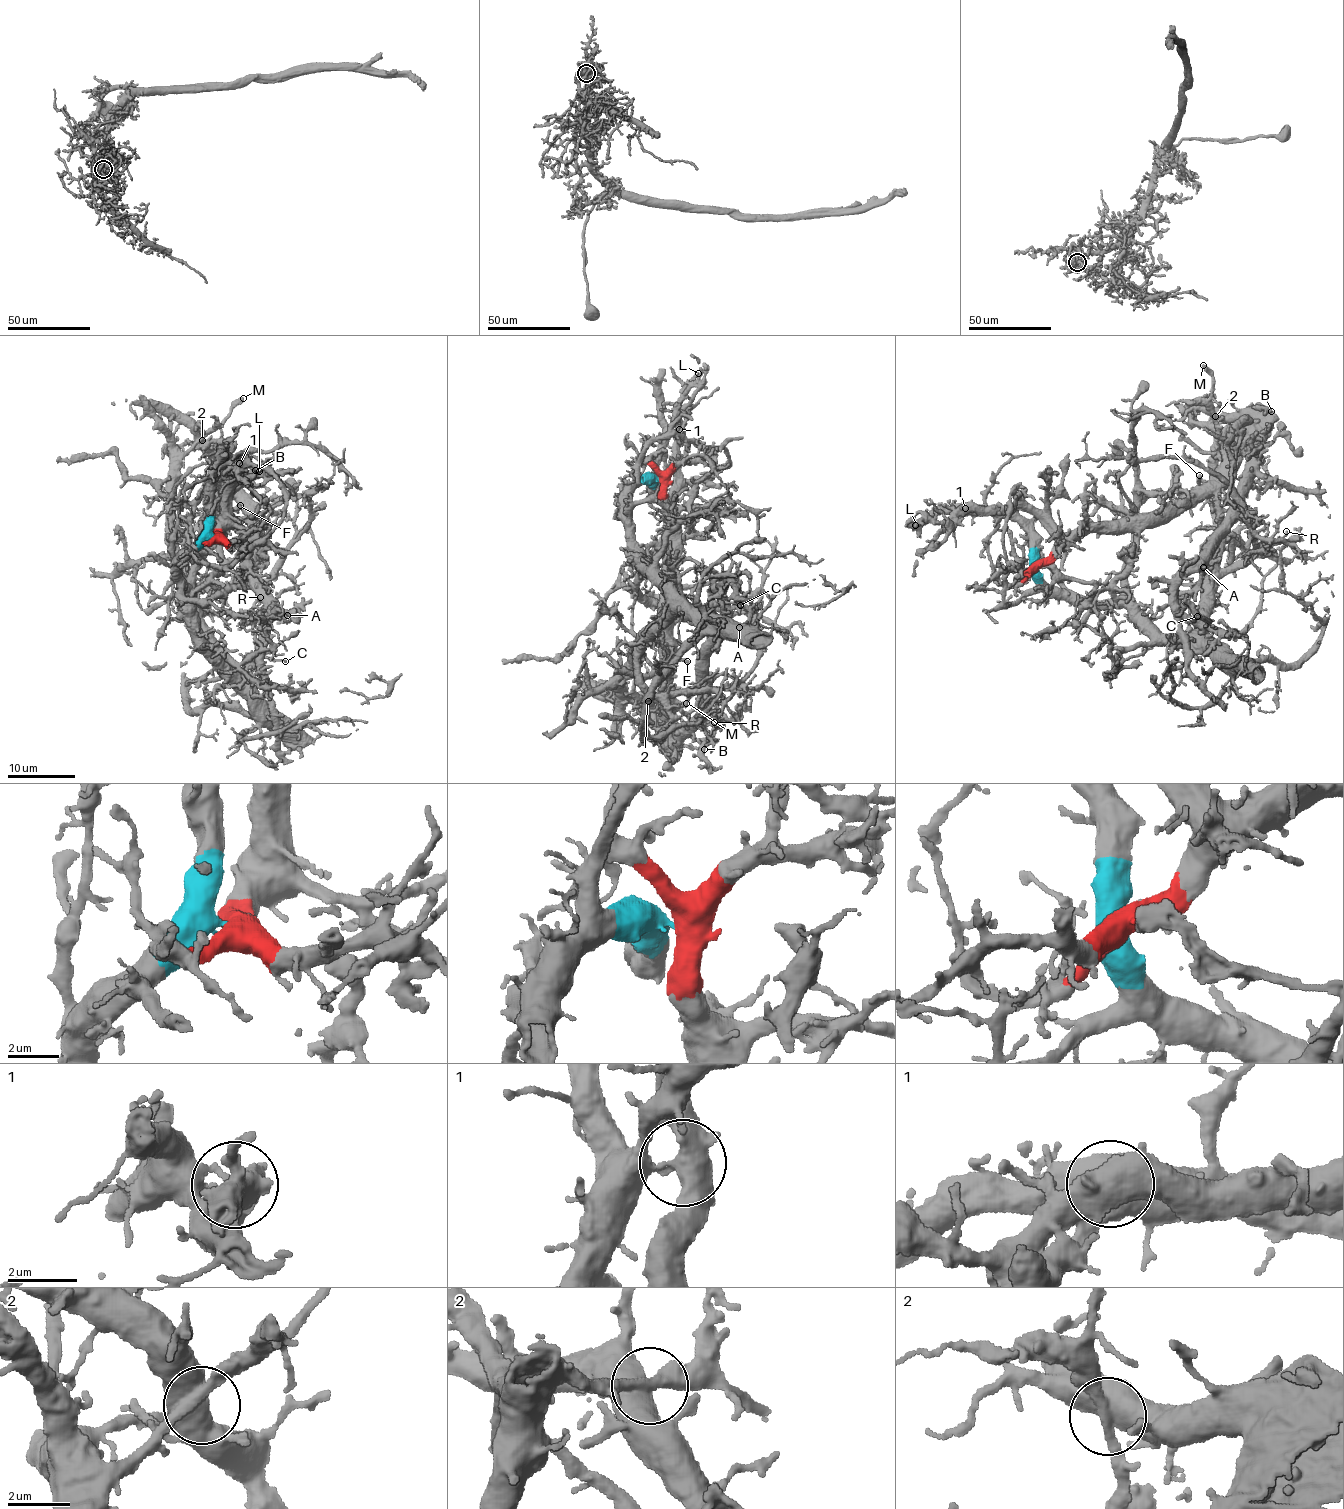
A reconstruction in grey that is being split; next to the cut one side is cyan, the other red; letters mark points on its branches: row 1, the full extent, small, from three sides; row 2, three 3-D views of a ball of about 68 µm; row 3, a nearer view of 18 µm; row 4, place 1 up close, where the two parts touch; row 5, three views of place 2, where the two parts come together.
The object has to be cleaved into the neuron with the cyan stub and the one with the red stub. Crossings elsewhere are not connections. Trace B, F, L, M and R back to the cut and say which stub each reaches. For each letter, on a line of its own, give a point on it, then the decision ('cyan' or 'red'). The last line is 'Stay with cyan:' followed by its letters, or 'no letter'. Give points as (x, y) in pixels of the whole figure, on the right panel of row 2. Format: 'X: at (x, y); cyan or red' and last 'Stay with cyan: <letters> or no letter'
B: at (1271, 411); red
F: at (1199, 475); red
L: at (915, 525); red
M: at (1203, 365); cyan
R: at (1286, 531); cyan
Stay with cyan: M, R

